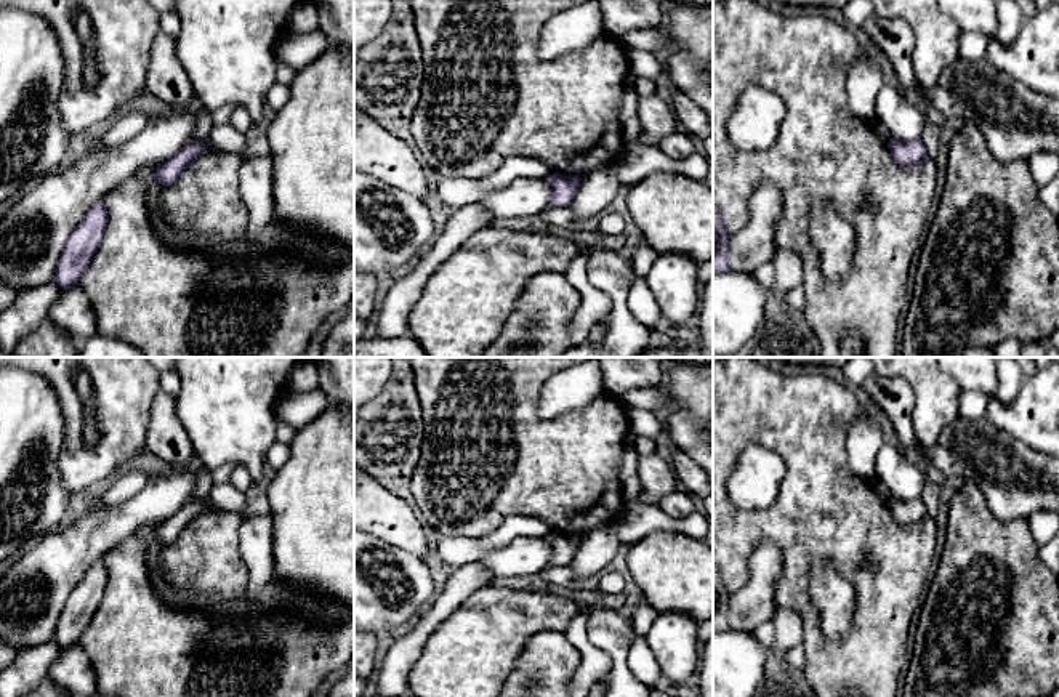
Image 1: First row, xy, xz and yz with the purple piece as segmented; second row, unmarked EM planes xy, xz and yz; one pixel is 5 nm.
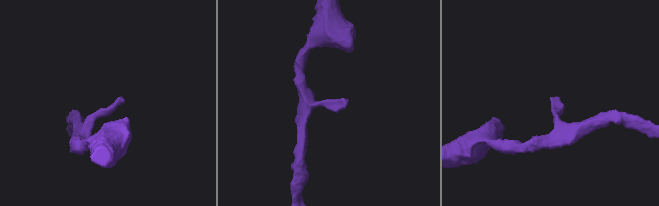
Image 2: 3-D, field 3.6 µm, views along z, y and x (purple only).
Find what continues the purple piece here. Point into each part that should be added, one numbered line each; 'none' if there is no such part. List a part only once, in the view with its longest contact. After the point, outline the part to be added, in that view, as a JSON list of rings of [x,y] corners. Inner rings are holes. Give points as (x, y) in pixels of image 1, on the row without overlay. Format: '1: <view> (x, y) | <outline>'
none

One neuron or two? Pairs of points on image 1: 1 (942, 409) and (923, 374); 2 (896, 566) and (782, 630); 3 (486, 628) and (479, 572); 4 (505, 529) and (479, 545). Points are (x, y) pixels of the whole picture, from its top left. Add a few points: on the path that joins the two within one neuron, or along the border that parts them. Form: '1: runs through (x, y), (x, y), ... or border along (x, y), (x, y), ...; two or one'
1: runs through (936, 401), (936, 393), (928, 382); one
2: border along (777, 606), (790, 606), (800, 616), (803, 643); two
3: border along (491, 582), (476, 588), (452, 612); two
4: runs through (499, 535), (486, 543); one

